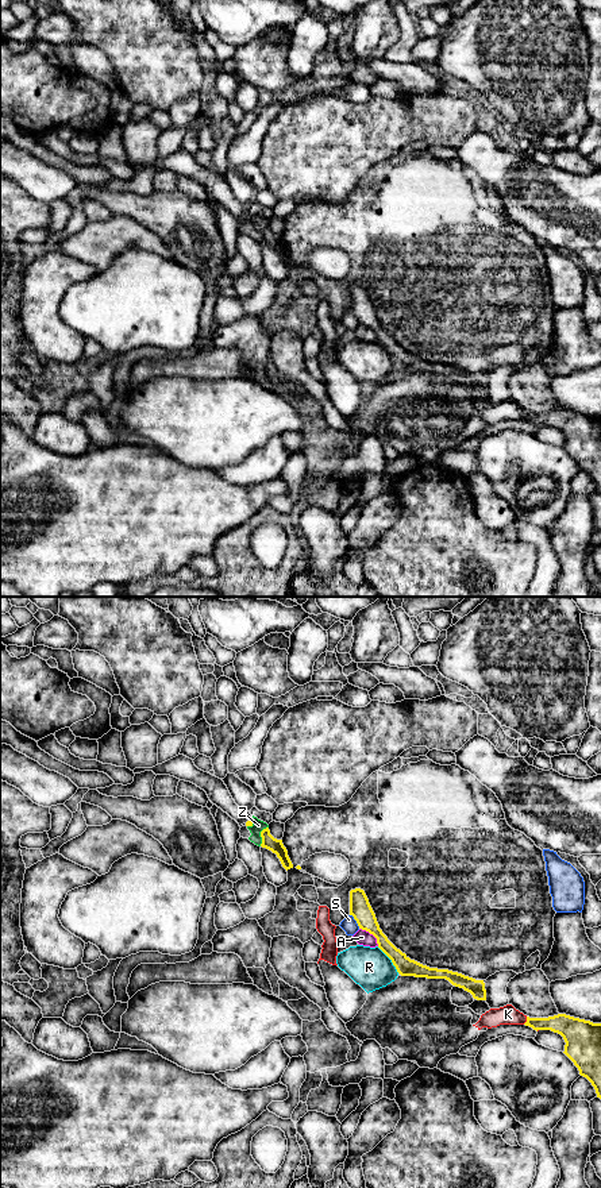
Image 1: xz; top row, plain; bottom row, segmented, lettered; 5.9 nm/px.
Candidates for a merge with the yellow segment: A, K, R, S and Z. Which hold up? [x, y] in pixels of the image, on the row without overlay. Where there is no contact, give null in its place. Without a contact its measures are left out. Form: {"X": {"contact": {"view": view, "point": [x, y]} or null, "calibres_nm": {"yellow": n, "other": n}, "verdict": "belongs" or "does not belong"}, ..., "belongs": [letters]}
{"A": {"contact": {"view": "xz", "point": [372, 328]}, "calibres_nm": {"yellow": 130, "other": 90}, "verdict": "does not belong"}, "K": {"contact": {"view": "xz", "point": [527, 416]}, "calibres_nm": {"yellow": 130, "other": 110}, "verdict": "does not belong"}, "R": {"contact": {"view": "xz", "point": [390, 354]}, "calibres_nm": {"yellow": 110, "other": 240}, "verdict": "does not belong"}, "S": {"contact": {"view": "xz", "point": [355, 315]}, "calibres_nm": {"yellow": 130, "other": 90}, "verdict": "does not belong"}, "Z": {"contact": {"view": "xz", "point": [261, 231]}, "calibres_nm": {"yellow": 80, "other": 70}, "verdict": "does not belong"}, "belongs": []}

